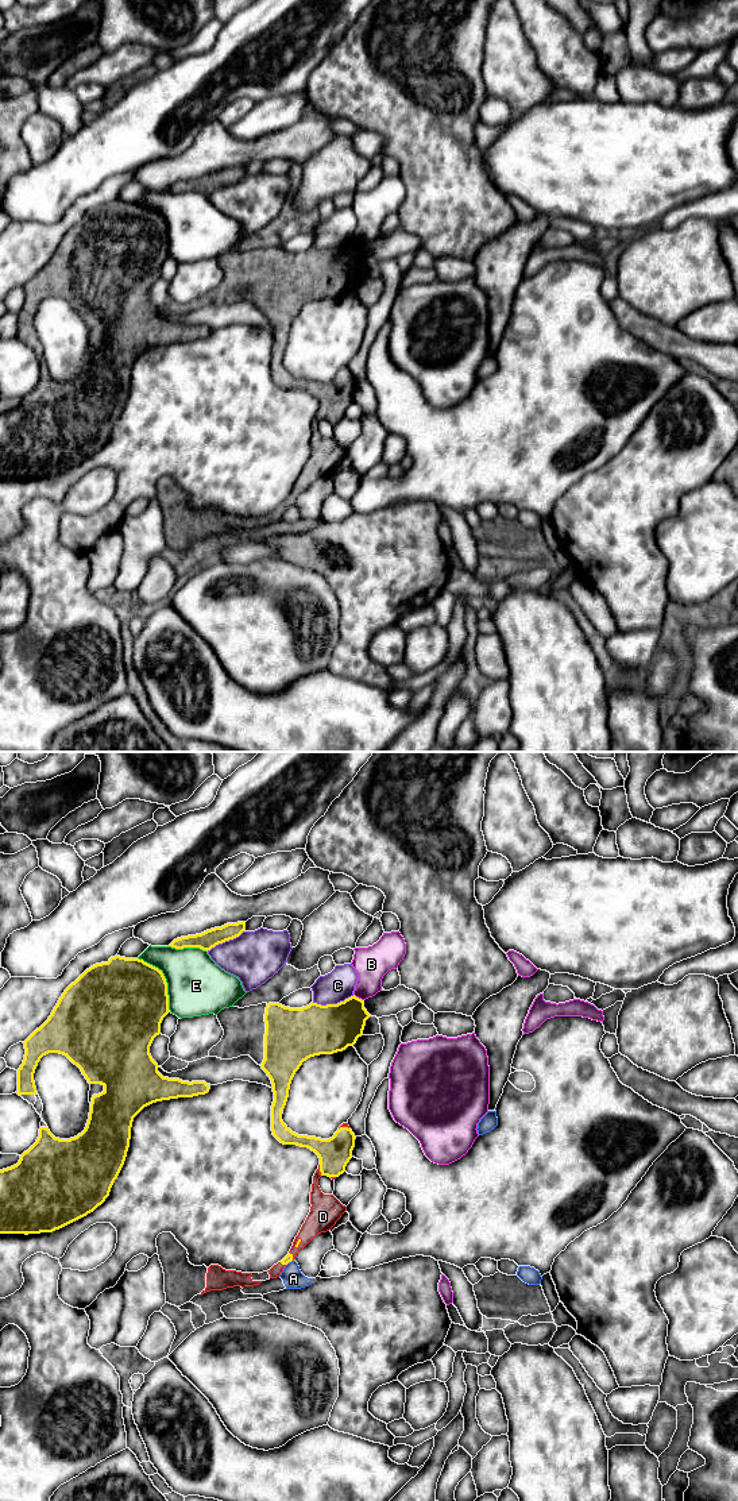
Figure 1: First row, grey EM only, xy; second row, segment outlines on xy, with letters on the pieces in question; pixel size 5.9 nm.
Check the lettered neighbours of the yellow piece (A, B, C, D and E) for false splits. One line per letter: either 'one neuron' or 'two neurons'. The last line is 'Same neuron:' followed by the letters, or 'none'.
A: two neurons
B: two neurons
C: two neurons
D: one neuron
E: two neurons
Same neuron: D

